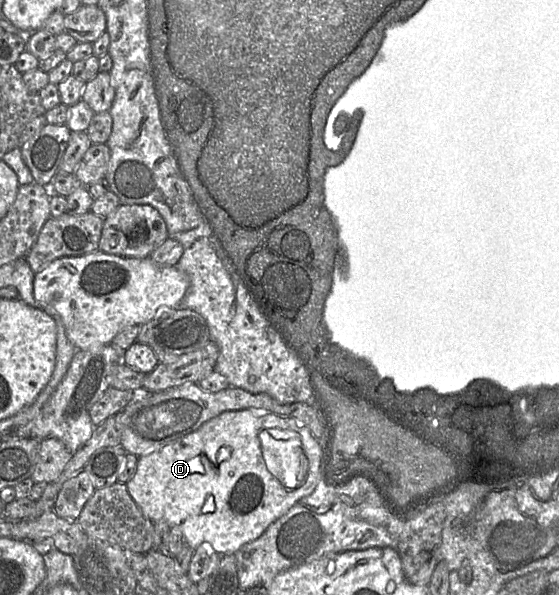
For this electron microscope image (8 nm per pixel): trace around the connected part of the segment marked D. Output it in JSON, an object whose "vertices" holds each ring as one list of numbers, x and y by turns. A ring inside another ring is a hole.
{"vertices":[[267,410,225,411,194,432,139,457,136,473,125,485,147,519,178,527,186,545,192,549,208,543,220,556,235,555,244,544,259,538,295,503,314,491,323,478,319,468,320,447,309,429,294,419]]}

